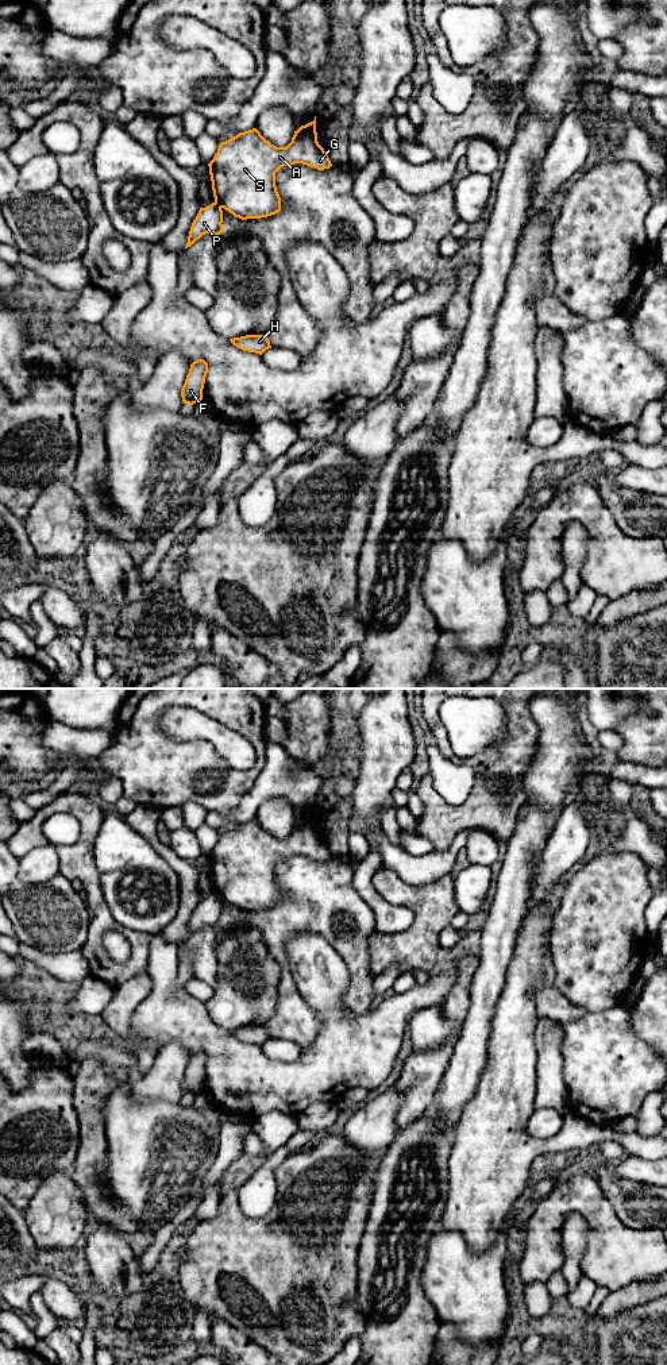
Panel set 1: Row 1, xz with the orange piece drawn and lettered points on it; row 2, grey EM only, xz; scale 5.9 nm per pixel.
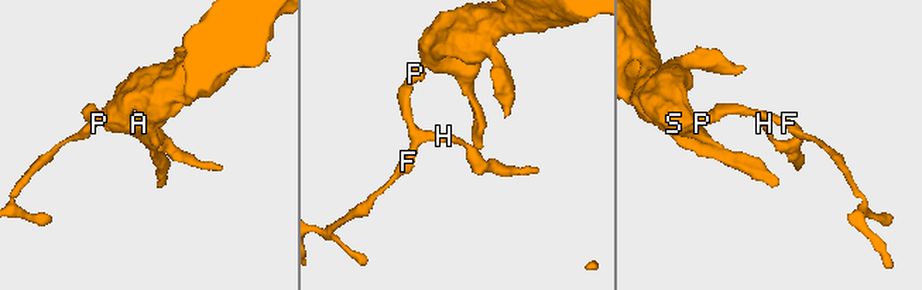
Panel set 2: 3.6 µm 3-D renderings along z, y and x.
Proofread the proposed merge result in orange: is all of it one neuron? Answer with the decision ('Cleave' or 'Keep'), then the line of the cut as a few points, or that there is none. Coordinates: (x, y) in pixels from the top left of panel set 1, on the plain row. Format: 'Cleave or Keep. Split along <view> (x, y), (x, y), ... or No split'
Cleave. Split along xz (215, 891), (222, 898)

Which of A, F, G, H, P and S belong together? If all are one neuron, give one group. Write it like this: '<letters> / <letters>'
A G S / F H P

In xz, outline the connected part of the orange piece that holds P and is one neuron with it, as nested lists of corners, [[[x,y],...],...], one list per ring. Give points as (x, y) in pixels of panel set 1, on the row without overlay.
[[[216,892],[205,899],[200,899],[196,910],[192,914],[186,938],[190,938],[197,930],[205,925],[220,926],[223,921],[223,902]]]

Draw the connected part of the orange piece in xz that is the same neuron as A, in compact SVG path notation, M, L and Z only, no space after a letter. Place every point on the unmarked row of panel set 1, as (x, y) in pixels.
M315 811L301 817L286 838L277 838L266 832L257 820L239 824L221 833L213 851L208 855L213 888L217 895L242 911L261 910L281 902L281 888L275 878L275 864L289 856L302 855L317 861L332 857L327 842L317 833Z

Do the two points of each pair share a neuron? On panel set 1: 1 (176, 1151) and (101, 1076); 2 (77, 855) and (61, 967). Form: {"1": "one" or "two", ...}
{"1": "two", "2": "two"}

